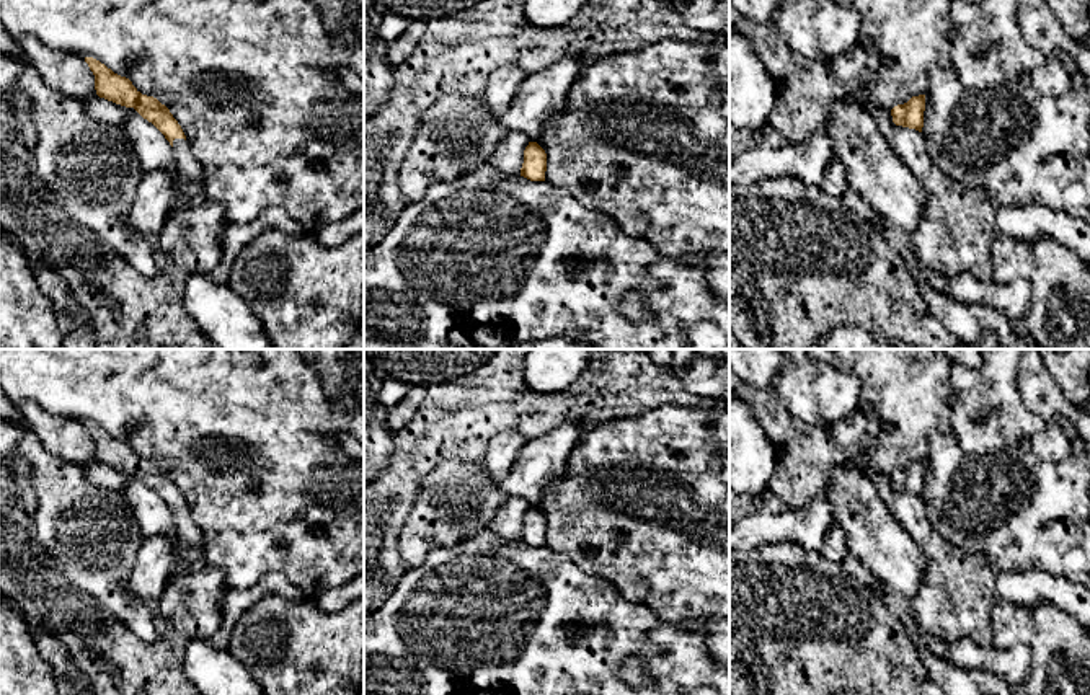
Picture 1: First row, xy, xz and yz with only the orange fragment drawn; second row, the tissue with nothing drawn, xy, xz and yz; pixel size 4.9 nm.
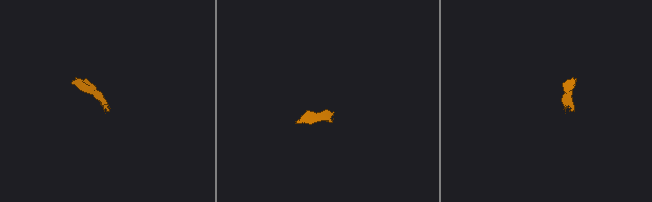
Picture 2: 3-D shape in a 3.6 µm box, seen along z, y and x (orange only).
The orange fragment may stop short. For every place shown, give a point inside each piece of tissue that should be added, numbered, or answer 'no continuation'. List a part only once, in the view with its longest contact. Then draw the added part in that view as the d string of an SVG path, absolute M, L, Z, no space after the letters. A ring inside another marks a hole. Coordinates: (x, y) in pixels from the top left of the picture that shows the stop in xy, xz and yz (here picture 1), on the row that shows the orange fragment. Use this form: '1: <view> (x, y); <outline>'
1: xy (191, 178); M175 139L173 152L179 170L181 189L189 199L201 199L206 194L204 173L199 162L194 158L191 152L188 140Z

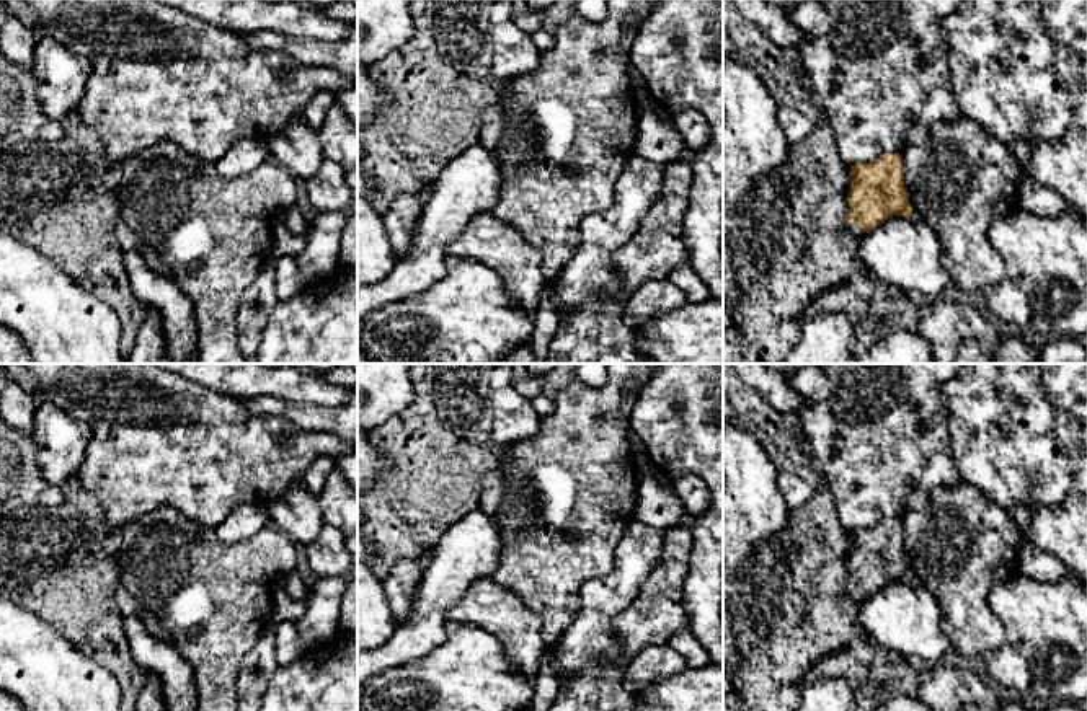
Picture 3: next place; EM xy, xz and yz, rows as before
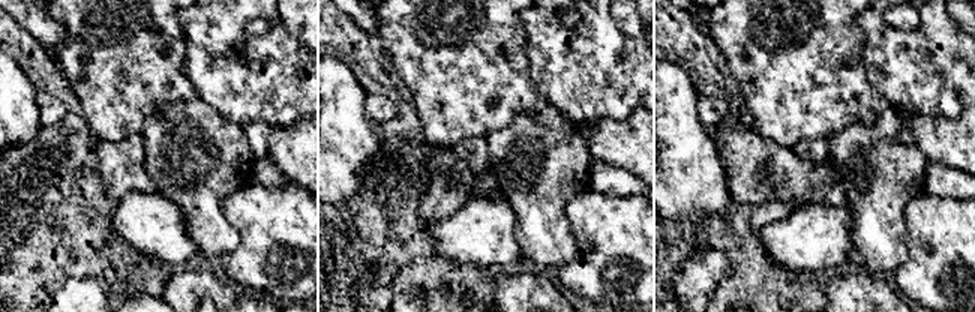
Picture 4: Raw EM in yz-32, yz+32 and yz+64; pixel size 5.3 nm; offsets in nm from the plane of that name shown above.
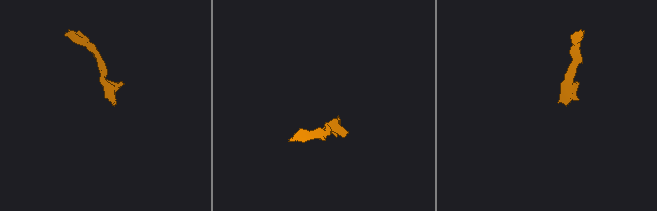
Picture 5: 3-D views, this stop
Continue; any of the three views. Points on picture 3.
1: yz (857, 232); M847 223L847 230L857 238L863 240L868 236L868 232L865 232L862 227L857 227L854 223Z

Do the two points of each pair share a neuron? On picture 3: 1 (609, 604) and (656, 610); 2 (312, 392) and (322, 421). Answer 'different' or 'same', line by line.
1: different
2: different

